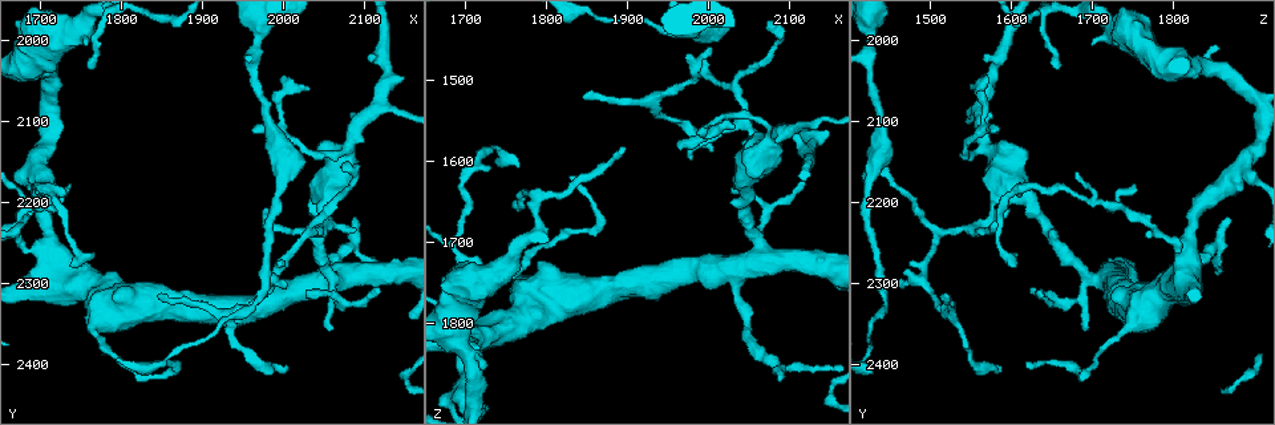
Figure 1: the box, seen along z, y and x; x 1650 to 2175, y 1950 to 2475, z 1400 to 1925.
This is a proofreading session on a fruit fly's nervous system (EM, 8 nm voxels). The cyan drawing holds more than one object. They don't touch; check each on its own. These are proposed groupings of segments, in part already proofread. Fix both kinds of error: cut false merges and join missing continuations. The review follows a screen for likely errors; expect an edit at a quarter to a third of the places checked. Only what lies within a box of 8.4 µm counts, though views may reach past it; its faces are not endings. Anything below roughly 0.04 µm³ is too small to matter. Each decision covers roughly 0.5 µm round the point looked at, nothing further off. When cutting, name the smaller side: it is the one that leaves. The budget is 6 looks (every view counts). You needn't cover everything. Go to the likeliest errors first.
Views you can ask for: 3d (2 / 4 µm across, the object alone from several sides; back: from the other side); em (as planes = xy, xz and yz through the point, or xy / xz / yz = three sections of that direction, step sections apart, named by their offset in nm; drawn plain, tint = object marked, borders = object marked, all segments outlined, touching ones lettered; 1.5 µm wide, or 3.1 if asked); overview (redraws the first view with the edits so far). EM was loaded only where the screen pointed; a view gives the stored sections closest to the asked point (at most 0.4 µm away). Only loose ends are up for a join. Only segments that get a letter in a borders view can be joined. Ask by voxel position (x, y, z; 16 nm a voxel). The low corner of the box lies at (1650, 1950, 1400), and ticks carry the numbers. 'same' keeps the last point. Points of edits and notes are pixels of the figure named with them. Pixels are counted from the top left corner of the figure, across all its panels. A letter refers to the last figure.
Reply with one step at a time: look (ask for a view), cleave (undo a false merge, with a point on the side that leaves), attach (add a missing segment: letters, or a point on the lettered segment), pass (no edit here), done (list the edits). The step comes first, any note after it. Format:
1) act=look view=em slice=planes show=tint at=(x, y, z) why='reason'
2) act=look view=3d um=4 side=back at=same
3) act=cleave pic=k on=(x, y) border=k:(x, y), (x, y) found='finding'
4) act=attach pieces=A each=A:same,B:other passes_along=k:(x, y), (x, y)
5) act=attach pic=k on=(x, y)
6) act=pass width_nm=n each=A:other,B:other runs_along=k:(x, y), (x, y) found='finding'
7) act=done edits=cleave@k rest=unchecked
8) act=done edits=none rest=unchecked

act=look view=3d um=2 side=back at=(2070, 2155, 1430) why='tapers out'

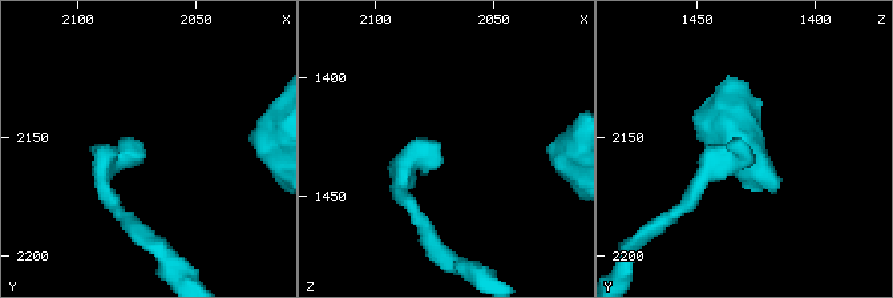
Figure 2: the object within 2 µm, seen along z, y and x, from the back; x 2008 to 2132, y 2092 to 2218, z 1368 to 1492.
act=look view=em slice=xz step=8 show=tint at=(2072, 2156, 1435)

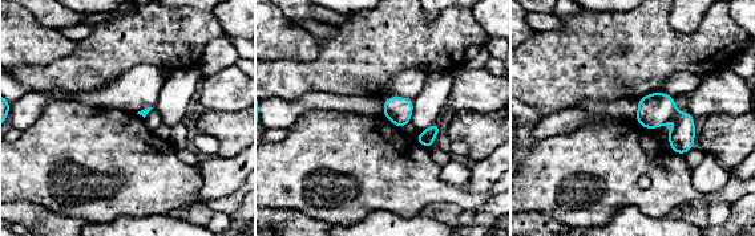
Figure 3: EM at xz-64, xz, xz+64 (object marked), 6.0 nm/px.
act=look view=em slice=xz step=8 show=borders at=same why='what lies round it'

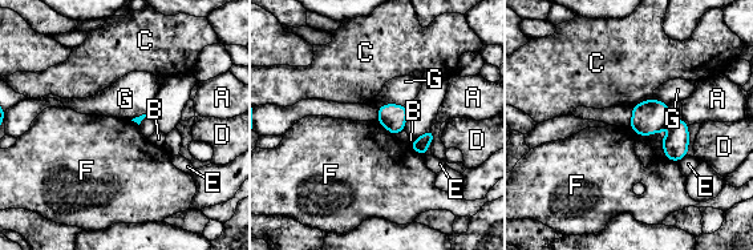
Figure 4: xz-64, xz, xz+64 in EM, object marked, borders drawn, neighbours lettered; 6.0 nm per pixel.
act=pass each=A:other,B:other,C:other,D:other,E:other,F:other,G:other border=4:(376, 121), (395, 136) found='none of them fits'

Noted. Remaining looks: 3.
act=look view=em slice=xz step=8 show=borders at=(1980, 2205, 1595) why='thin end'

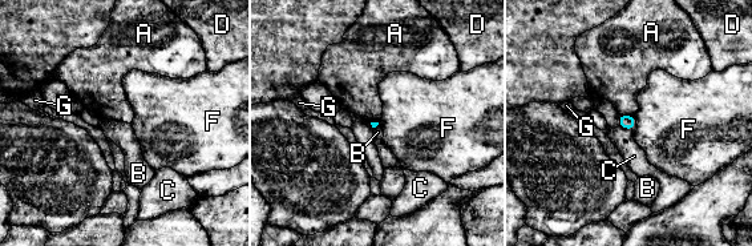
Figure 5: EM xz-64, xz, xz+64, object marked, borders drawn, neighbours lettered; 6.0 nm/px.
act=look view=em slice=planes show=borders at=same why='another direction'

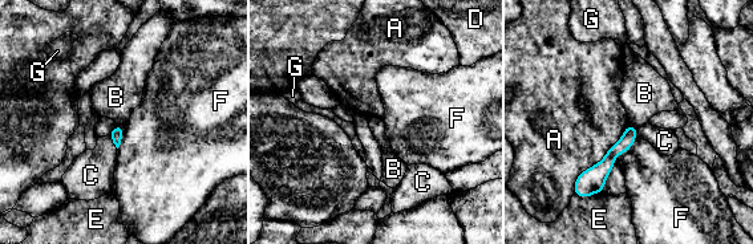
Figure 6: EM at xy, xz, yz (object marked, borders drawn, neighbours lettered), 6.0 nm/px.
act=pass each=A:other,B:other,C:other,D:other,E:other,F:other,G:other found='none of them fits'

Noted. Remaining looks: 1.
act=done edits=none rest=unchecked

